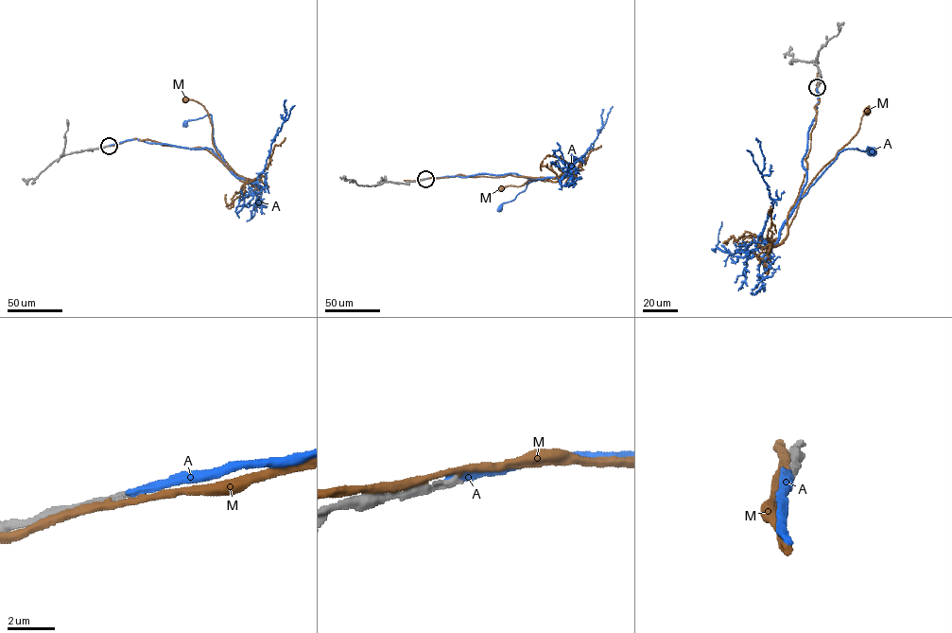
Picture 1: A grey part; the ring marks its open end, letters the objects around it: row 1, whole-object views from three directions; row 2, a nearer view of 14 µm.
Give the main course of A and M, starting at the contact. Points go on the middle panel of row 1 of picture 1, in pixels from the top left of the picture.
A: (425, 179), (511, 173), (540, 179), (527, 183), (524, 191), (499, 208)
M: (425, 179), (458, 174), (497, 177), (508, 174), (543, 177), (548, 180), (529, 180), (521, 185), (501, 188)

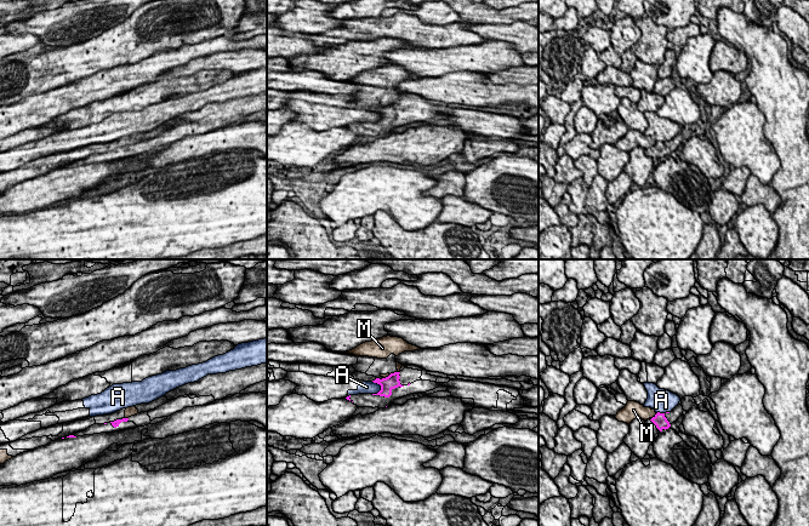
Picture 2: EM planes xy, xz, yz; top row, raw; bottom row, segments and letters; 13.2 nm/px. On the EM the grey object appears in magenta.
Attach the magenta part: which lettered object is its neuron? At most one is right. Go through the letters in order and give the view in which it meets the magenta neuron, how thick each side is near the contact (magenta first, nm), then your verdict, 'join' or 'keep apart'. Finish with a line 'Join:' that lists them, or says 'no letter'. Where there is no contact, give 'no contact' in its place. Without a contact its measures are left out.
A: contact in xz; calibres 190 and 160 nm; keep apart
M: contact in yz; calibres 180 and 190 nm; keep apart
Join: no letter

